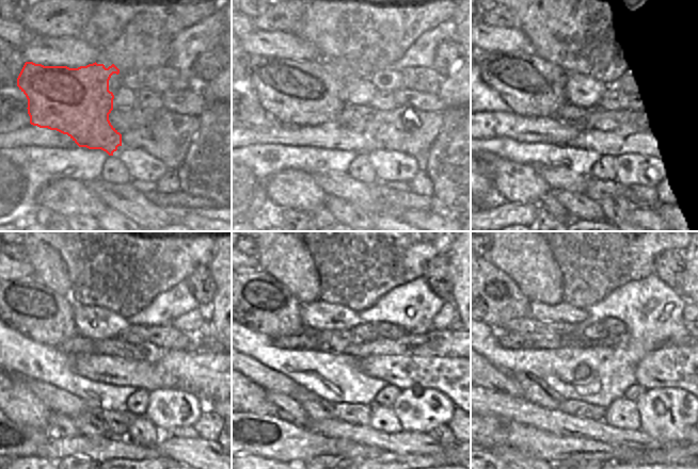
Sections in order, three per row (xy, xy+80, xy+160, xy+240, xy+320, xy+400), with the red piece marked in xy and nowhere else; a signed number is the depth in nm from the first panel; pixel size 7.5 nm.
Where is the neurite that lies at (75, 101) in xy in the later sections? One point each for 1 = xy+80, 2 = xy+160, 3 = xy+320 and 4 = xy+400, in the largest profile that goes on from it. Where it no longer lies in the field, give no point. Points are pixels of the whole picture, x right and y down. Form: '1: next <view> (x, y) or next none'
1: next xy+80 (294, 92)
2: next xy+160 (533, 86)
3: next xy+320 (253, 297)
4: next xy+400 (492, 297)

